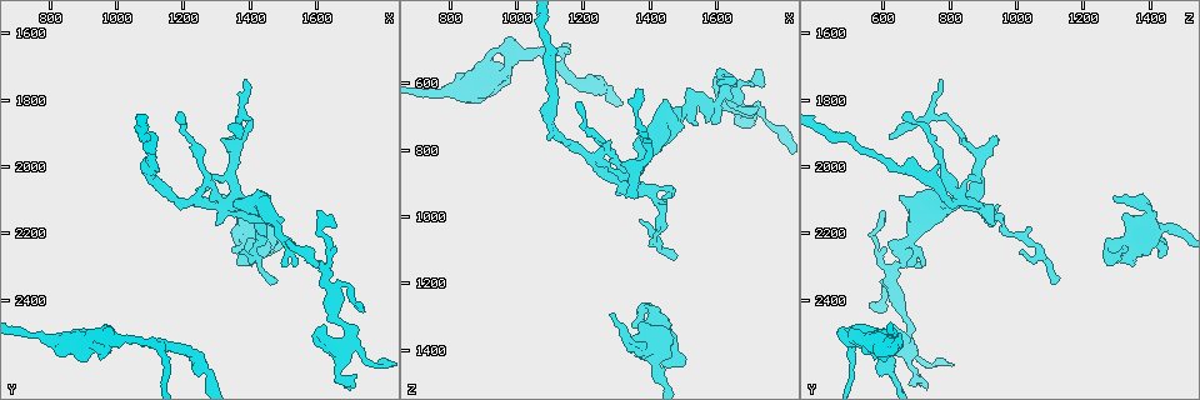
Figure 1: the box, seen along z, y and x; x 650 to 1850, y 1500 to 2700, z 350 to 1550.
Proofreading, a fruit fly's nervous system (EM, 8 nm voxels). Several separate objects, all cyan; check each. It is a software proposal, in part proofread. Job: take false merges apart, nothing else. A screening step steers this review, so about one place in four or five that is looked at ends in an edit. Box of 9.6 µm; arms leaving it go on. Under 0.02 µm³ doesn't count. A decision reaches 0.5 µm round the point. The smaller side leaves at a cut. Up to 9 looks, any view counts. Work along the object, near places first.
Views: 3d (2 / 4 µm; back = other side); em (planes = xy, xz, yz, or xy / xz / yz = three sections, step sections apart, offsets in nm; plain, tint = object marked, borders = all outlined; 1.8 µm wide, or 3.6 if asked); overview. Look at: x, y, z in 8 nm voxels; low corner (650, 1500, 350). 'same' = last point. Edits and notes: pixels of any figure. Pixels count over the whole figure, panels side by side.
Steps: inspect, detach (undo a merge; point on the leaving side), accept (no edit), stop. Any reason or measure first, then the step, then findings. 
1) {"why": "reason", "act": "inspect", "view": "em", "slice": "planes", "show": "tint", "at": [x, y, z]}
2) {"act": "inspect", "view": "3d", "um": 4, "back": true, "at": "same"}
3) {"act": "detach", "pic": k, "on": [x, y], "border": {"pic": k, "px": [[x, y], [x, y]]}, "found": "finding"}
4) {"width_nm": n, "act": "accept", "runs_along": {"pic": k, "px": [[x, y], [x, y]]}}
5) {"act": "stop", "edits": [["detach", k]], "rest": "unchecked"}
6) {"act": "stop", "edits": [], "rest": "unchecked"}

{"why": "four or more arms meet", "act": "inspect", "view": "3d", "um": 2, "at": [1630, 2310, 620]}

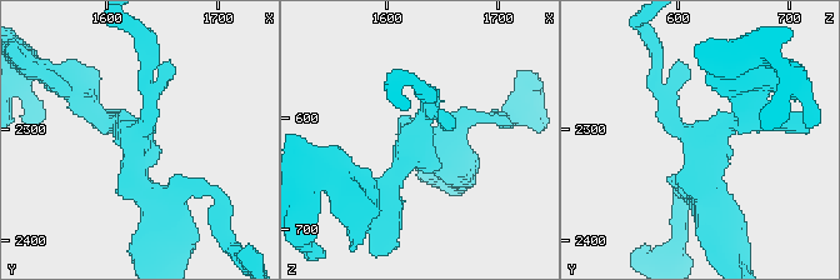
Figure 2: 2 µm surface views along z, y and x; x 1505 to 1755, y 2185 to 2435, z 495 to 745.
{"arms": 4, "act": "inspect", "view": "em", "slice": "xz", "step": 4, "show": "tint", "at": [1624, 2306, 628]}

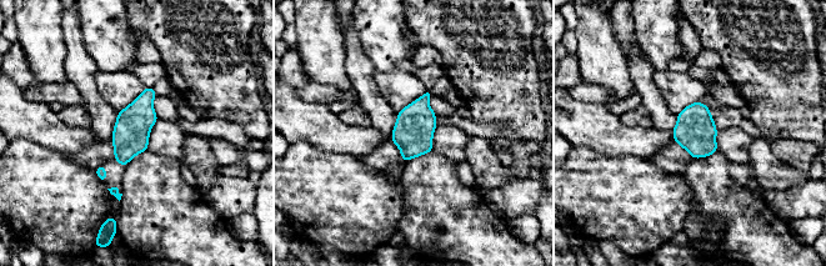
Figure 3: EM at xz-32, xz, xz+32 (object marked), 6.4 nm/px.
{"why": "cut it another way", "act": "inspect", "view": "em", "slice": "planes", "show": "tint", "at": "same"}

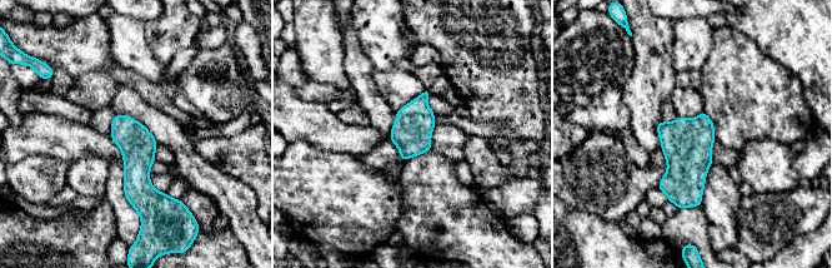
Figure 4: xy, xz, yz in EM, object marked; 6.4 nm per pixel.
{"act": "accept", "runs_along": {"pic": 4, "px": [[118, 118], [136, 143], [146, 208]]}, "found": "continuous, no second cell"}

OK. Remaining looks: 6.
{"why": "three-way junction", "act": "inspect", "view": "em", "slice": "planes", "show": "tint", "at": [1090, 2530, 510]}

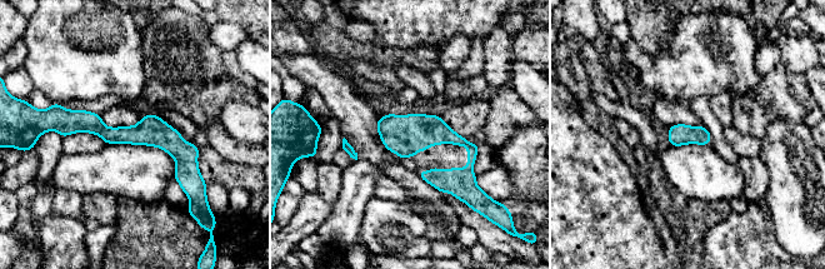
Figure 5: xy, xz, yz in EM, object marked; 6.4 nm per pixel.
{"width_nm": 140, "act": "accept", "runs_along": {"pic": 5, "px": [[56, 123], [160, 134], [195, 173]]}, "found": "all the same cell"}

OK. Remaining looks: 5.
{"why": "touches itself", "act": "inspect", "view": "em", "um": 3.6, "slice": "xz", "step": 16, "show": "tint", "at": [1340, 2110, 870]}

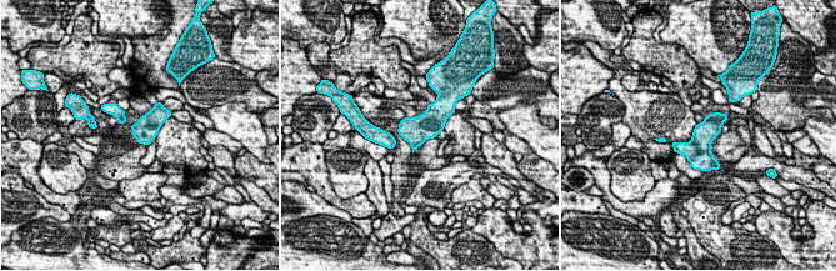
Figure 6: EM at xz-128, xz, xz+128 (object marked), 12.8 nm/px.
{"why": "cut it another way", "act": "inspect", "view": "em", "um": 3.6, "slice": "xy", "step": 16, "show": "borders", "at": "same"}

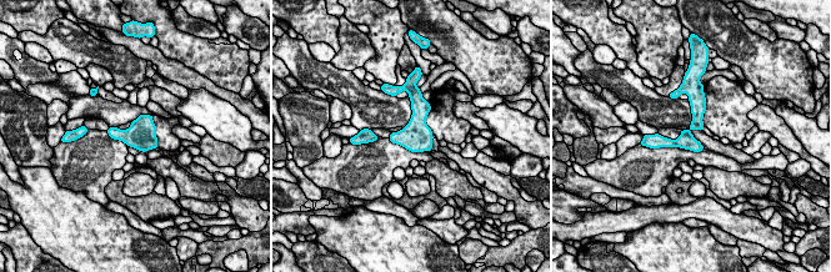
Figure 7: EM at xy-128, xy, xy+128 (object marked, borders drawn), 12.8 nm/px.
{"act": "detach", "pic": 7, "on": [656, 141], "found": "two cells meet here"}

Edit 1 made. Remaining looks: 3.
{"act": "stop", "edits": [["detach", 7]], "rest": "unchecked"}

